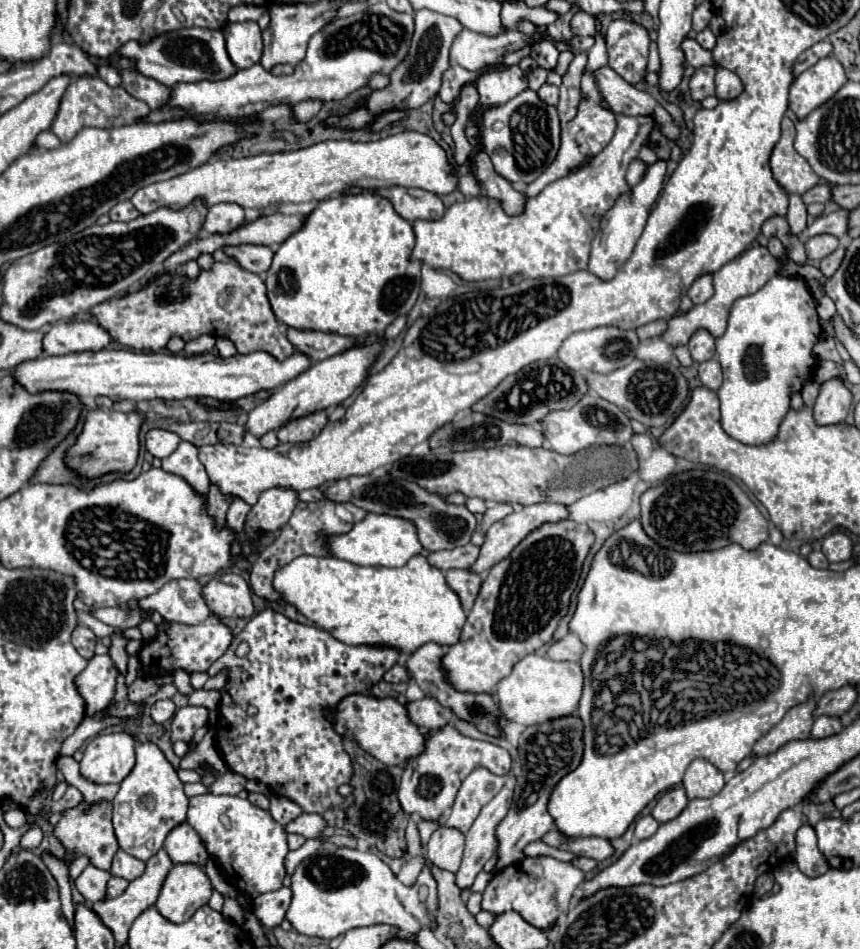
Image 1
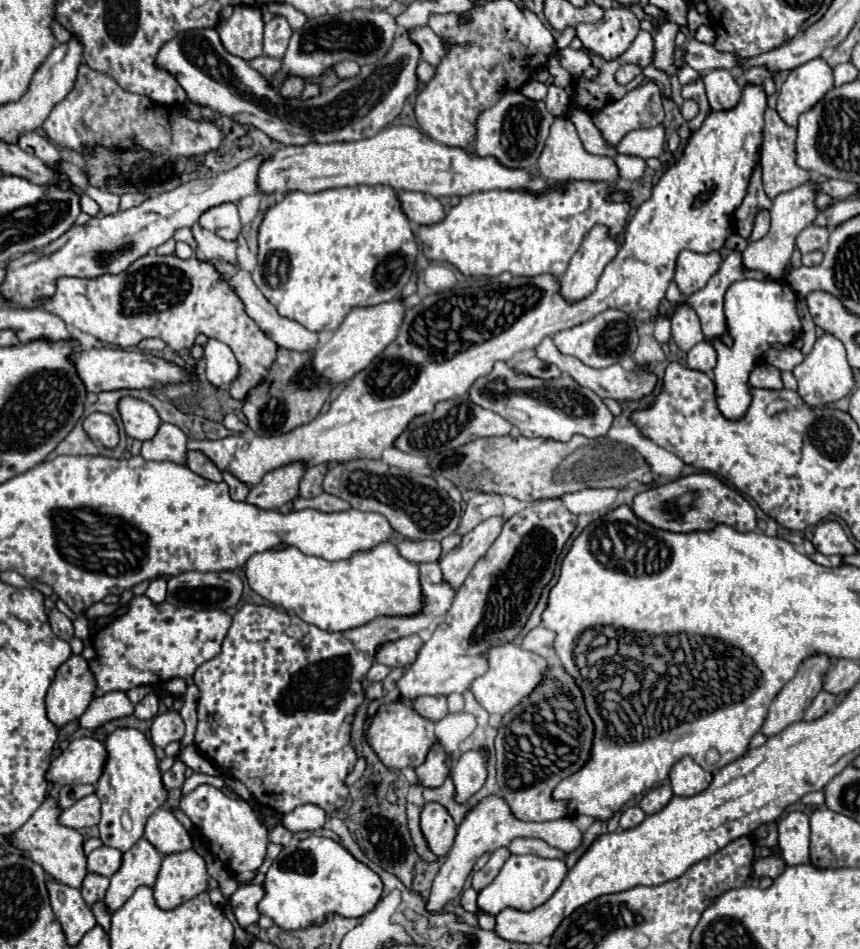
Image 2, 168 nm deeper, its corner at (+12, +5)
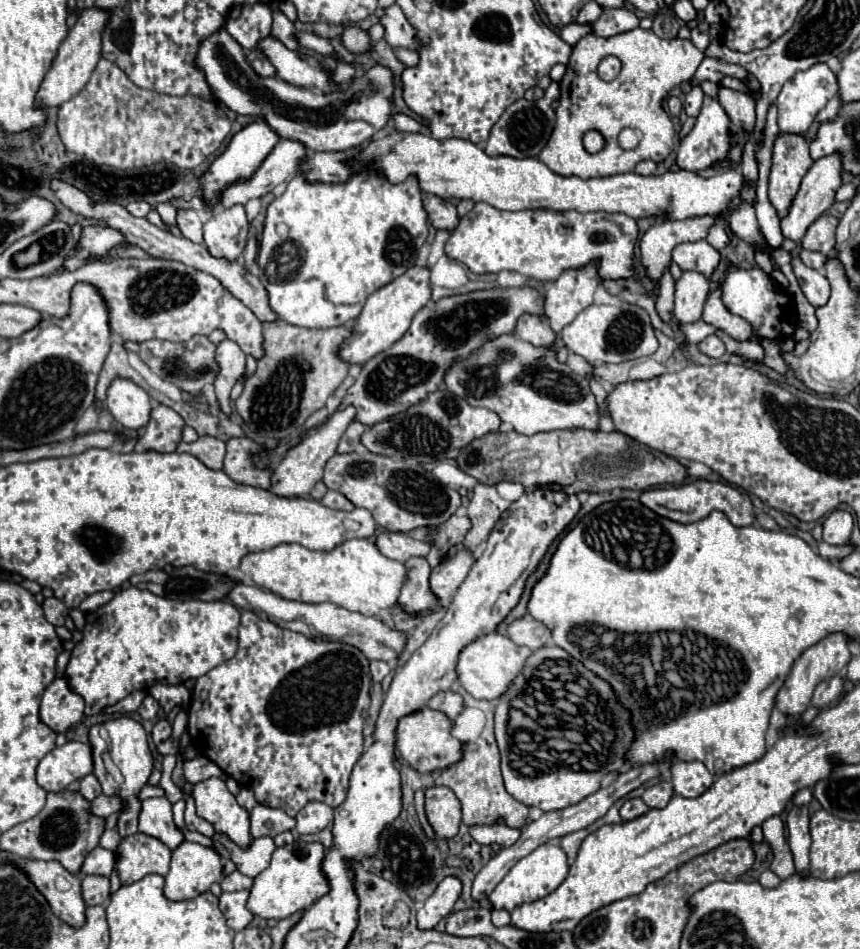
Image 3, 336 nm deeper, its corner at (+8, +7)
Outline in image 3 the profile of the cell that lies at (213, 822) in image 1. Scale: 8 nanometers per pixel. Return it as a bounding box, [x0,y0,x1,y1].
[192,777,252,845]

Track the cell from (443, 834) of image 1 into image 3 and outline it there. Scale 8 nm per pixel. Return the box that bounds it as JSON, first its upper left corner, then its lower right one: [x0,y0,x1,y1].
[426,785,462,837]

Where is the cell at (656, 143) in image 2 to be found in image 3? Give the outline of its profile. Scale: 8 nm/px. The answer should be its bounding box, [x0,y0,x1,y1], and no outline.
[538,27,704,179]

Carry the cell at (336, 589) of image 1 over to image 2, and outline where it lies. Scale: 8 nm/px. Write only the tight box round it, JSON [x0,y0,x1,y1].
[246,543,424,631]

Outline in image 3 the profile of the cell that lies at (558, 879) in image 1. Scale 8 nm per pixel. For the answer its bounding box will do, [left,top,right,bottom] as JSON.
[490,843,568,909]

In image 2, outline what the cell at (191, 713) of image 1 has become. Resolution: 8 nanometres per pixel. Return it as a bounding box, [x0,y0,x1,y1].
[152,709,184,747]

